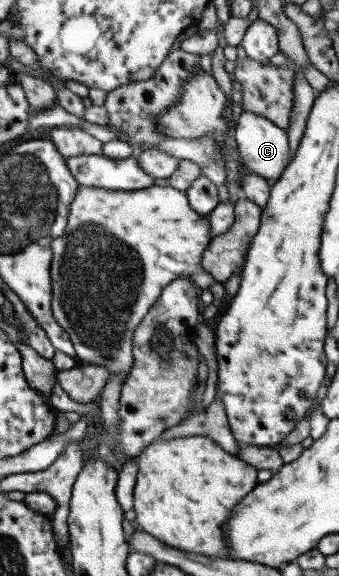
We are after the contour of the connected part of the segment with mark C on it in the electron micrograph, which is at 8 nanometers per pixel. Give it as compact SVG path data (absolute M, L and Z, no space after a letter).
M242 110L236 120L236 141L245 166L269 182L279 181L291 159L288 131L277 126L272 120L248 110Z

